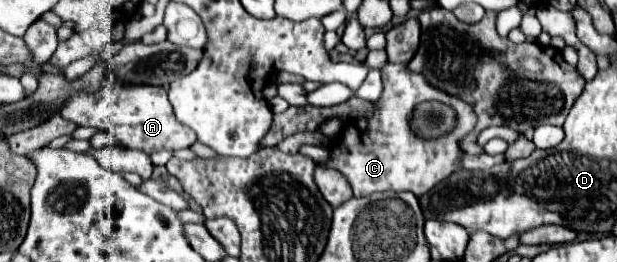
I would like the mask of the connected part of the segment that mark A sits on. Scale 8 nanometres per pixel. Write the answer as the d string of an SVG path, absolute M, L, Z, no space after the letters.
M113 76L107 80L107 84L95 92L95 94L75 94L65 104L63 118L75 122L77 126L93 126L103 132L109 132L113 138L117 138L119 144L135 150L143 150L147 154L155 150L179 150L189 148L197 138L189 128L183 128L175 116L173 108L167 100L167 92L163 88L151 88L151 86L123 86L113 80Z

